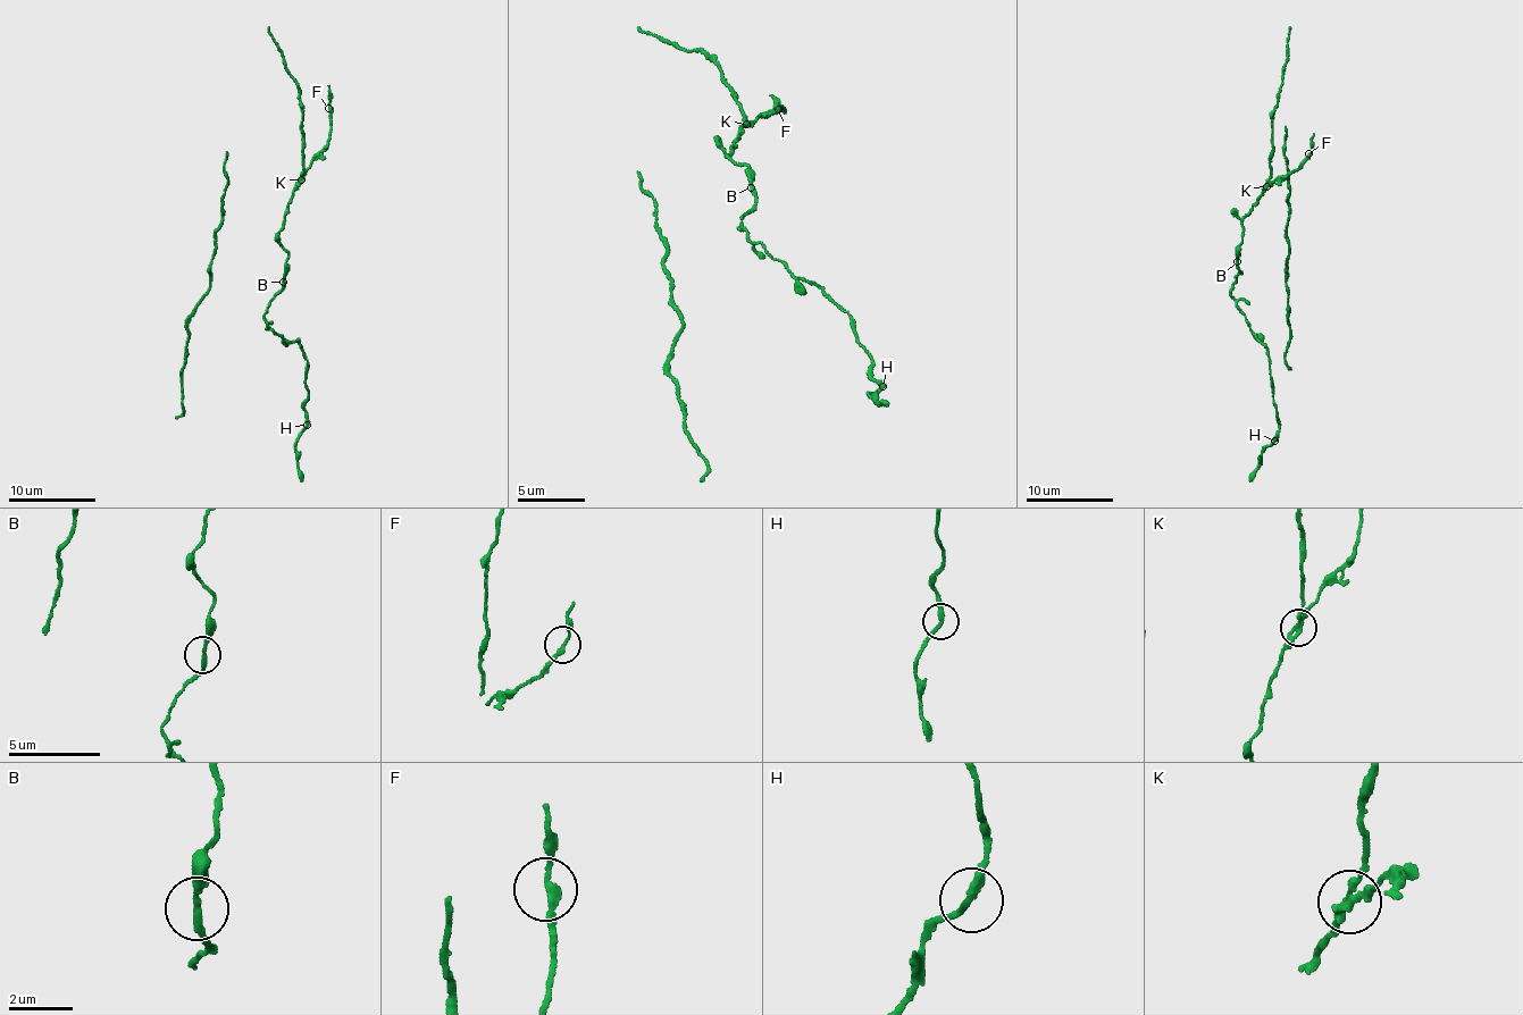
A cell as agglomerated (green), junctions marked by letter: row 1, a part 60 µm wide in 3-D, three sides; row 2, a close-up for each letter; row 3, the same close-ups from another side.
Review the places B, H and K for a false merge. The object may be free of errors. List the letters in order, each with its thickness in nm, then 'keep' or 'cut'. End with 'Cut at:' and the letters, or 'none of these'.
B: 200 nm thick; keep
H: 240 nm thick; keep
K: 200 nm thick; cut
Cut at: K

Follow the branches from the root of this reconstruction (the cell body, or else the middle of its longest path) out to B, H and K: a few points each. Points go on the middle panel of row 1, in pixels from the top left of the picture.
B: (731, 153), (726, 156), (731, 164), (749, 166), (753, 181), (751, 187)
H: (731, 153), (731, 164), (749, 166), (756, 193), (739, 232), (850, 315), (883, 387)
K: (731, 153), (728, 148), (737, 139), (737, 131), (746, 124)

